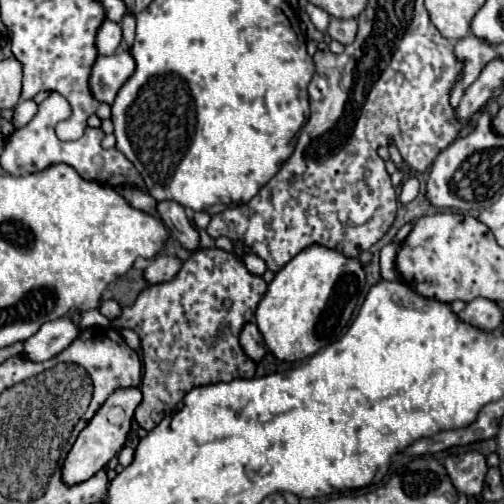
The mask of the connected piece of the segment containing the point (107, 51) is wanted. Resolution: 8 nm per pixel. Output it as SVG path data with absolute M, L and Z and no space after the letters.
M104 20L104 24L100 26L98 34L96 34L96 50L102 56L112 56L116 52L116 48L120 46L122 40L122 30L116 22Z

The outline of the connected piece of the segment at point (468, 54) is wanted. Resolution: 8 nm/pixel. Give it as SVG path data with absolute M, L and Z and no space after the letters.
M466 36L464 40L458 40L456 42L456 56L458 60L464 62L464 68L462 68L462 78L454 84L452 88L452 106L456 108L456 104L460 102L464 90L476 80L476 76L480 74L480 70L494 58L498 58L496 50L492 46L488 46L486 42L482 42L480 38L476 36Z

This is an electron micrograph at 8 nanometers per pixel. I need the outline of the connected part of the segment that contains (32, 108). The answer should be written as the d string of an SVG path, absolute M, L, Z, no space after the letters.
M20 100L18 106L14 108L14 118L12 118L14 128L26 126L32 120L32 116L36 114L36 110L38 110L38 104L34 100Z

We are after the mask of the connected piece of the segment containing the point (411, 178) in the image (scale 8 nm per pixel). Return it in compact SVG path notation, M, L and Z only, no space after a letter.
M414 174L409 175L401 185L399 200L402 204L408 204L416 198L420 190L420 182Z

